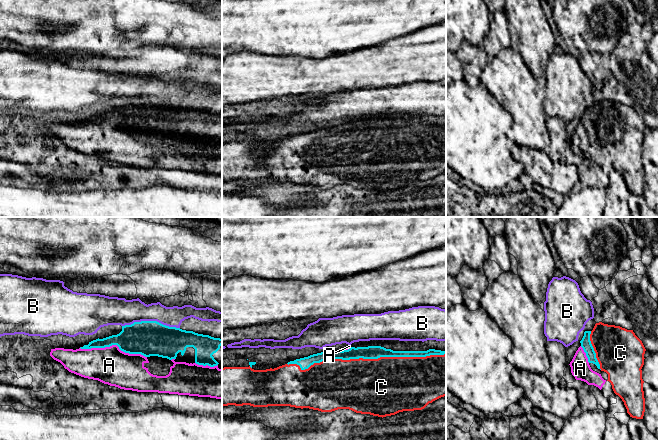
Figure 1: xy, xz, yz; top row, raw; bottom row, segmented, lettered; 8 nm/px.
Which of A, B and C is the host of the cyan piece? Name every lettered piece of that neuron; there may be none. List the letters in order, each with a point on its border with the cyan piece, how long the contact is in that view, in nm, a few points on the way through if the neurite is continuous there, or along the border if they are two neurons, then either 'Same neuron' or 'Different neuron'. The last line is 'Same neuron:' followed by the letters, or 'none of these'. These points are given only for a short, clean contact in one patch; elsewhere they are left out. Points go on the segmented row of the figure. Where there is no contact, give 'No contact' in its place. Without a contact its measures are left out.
A: Touches cyan at xy (113, 344). Shared border 550 nm. Same neuron
B: Touches cyan at xy (151, 321). Shared border 460 nm. Boundary: xy (122, 325), (130, 325), (141, 321), (158, 321), (179, 328). Different neuron
C: Touches cyan at xz (366, 358). Shared border 1300 nm. Same neuron
Same neuron: A, C

